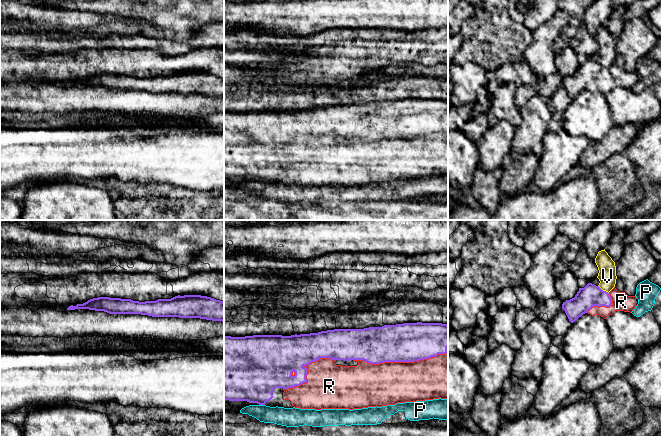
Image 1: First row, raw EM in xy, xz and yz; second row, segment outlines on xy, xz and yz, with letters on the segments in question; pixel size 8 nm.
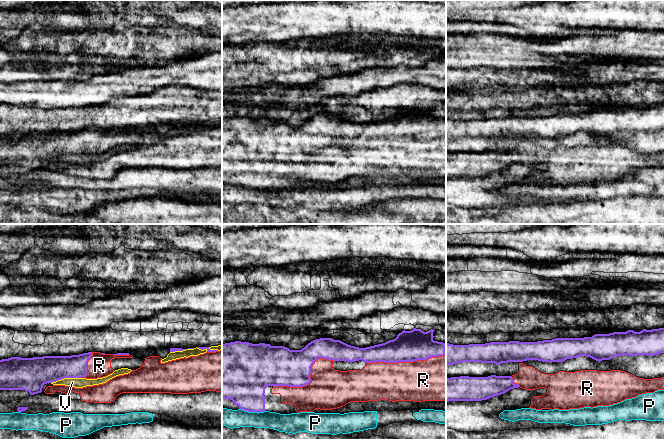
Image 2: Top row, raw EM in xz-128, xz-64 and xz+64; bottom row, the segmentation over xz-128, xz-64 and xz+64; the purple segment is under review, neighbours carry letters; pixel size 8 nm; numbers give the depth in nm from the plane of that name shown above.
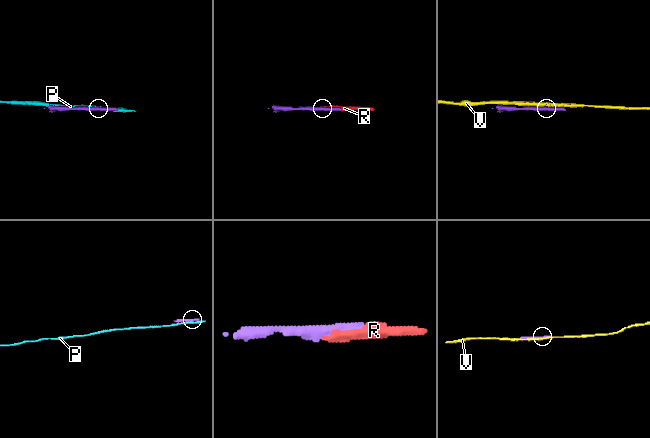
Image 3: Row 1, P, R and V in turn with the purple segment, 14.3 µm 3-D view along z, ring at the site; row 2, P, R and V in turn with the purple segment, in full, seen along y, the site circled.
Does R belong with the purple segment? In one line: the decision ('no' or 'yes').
yes

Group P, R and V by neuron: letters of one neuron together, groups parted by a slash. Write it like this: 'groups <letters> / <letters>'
groups P / R / V

